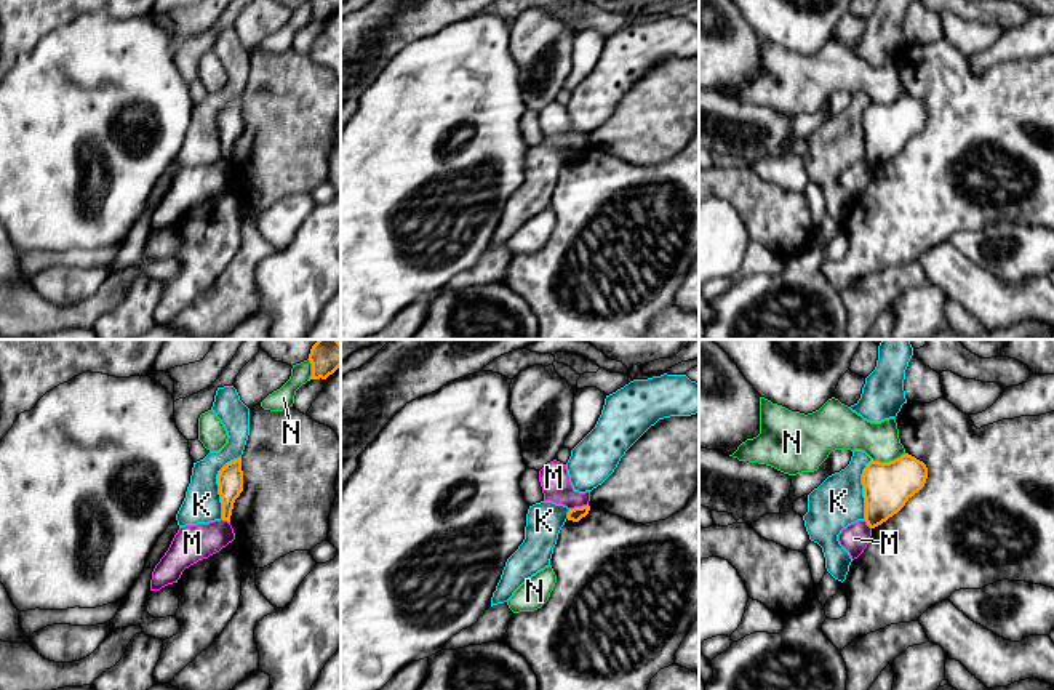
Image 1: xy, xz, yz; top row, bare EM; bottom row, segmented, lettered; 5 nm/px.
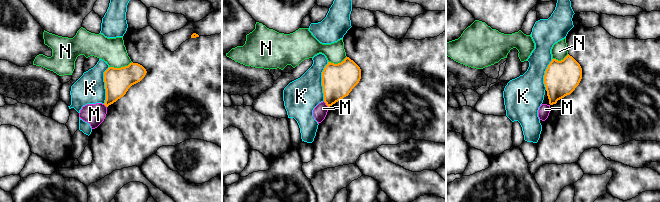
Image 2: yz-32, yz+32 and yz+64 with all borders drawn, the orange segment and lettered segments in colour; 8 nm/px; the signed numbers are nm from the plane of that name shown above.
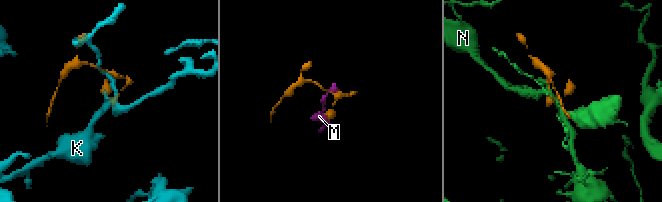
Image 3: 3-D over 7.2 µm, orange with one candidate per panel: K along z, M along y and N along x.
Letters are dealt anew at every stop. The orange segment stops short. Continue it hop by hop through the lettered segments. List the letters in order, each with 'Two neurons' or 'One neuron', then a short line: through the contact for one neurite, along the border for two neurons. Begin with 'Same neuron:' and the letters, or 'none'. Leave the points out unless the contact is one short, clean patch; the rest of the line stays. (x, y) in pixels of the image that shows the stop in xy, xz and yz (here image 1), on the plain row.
Same neuron: none
K: Two neurons
M: Two neurons. Line: xz (587, 144), (570, 151)
N: Two neurons

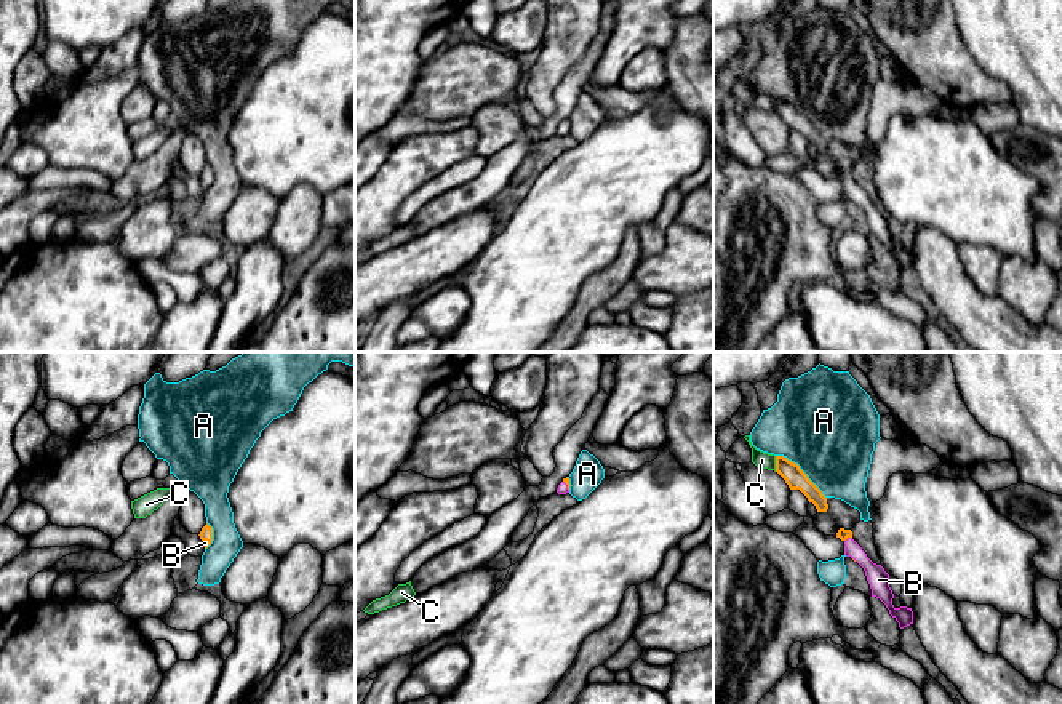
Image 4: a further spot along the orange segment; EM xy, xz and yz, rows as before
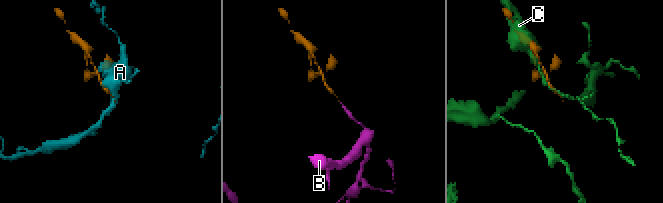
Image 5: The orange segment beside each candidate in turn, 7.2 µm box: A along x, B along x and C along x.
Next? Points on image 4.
Same neuron: B
A: Two neurons
B: One neuron. Line: xz (566, 122), (566, 125), (562, 130)
C: Two neurons

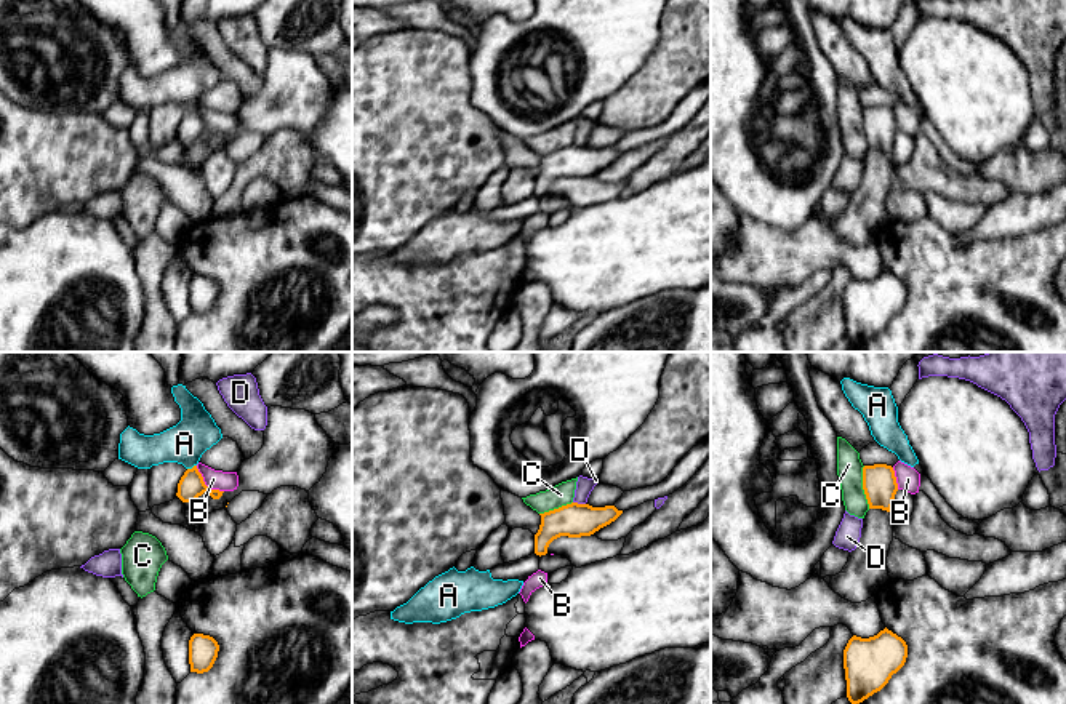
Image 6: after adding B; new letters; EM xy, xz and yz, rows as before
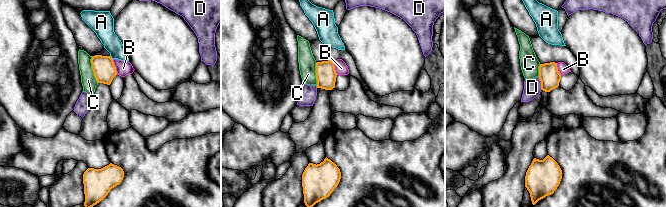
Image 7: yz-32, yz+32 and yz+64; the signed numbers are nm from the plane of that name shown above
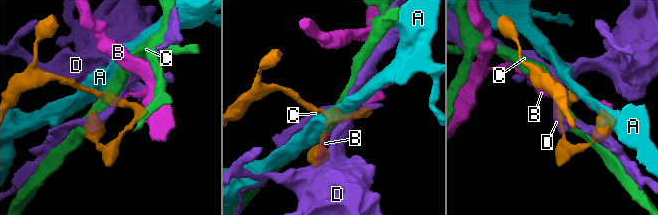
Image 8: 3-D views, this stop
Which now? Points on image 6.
Same neuron: none
A: Two neurons. Line: xy (196, 106), (188, 111)
B: Two neurons
C: Two neurons
D: Two neurons. Line: xz (573, 143), (585, 146)

